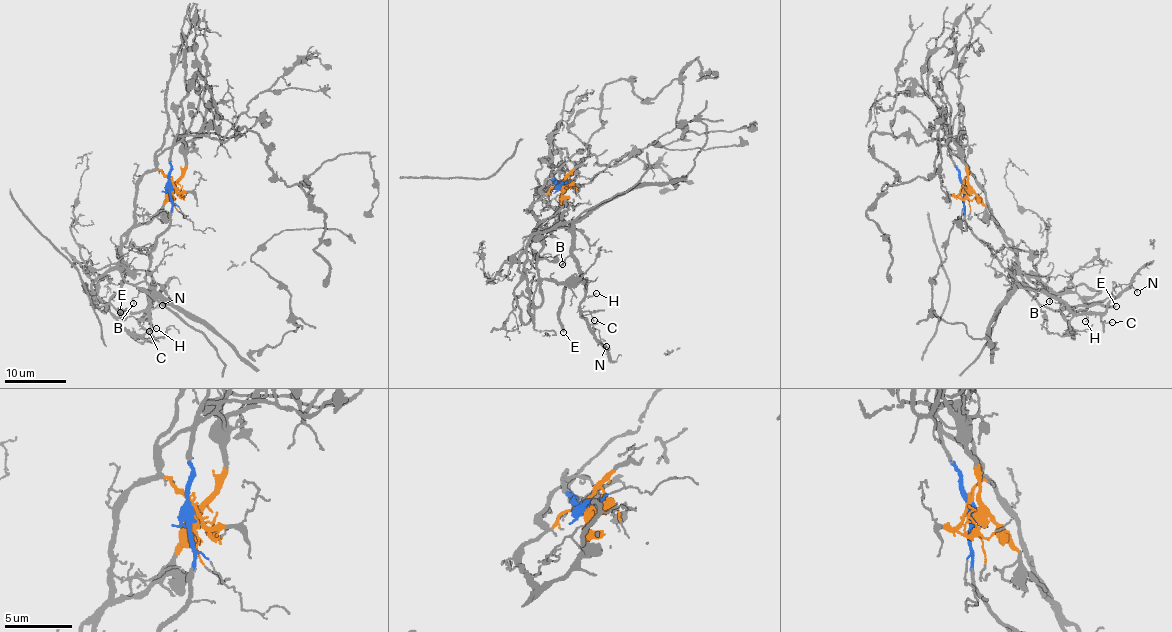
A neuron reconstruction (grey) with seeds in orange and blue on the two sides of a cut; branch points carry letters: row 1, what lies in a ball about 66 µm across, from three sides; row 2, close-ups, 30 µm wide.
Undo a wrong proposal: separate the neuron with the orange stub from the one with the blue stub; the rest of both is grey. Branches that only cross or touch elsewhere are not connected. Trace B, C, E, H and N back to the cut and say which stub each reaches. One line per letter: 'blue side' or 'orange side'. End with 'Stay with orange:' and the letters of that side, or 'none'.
B: blue side
C: blue side
E: blue side
H: blue side
N: blue side
Stay with orange: none

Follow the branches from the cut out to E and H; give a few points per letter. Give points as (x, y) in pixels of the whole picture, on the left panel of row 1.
E: (171, 185), (170, 225), (157, 237), (151, 253), (148, 304), (144, 309), (120, 313)
H: (171, 185), (170, 225), (157, 237), (148, 273), (152, 280), (147, 292), (149, 320), (156, 328)

